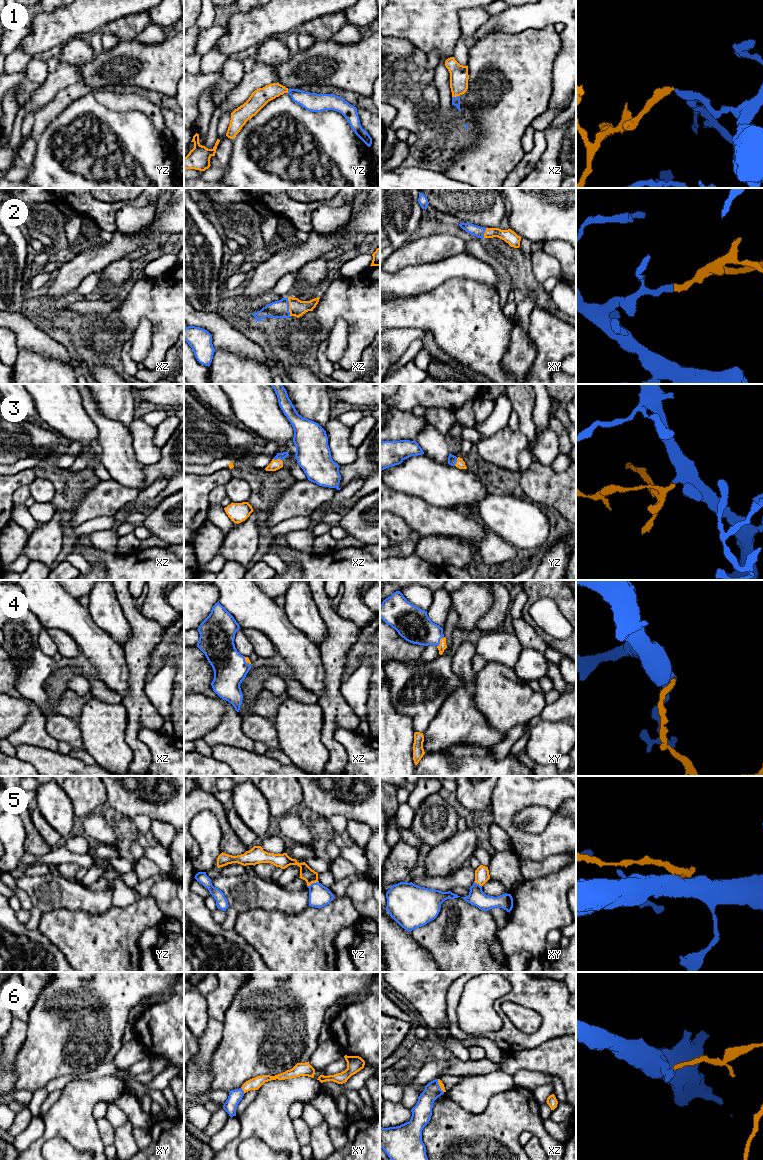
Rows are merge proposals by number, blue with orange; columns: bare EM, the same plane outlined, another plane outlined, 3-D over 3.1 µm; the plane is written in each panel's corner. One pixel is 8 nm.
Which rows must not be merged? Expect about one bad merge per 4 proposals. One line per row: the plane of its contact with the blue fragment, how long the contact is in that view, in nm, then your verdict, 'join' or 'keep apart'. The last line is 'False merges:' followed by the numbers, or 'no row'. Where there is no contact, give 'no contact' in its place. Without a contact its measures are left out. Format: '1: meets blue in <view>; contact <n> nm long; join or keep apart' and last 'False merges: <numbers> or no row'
1: meets blue in xz; contact 70 nm long; join
2: meets blue in xz; contact 150 nm long; join
3: meets blue in xz; contact 70 nm long; join
4: meets blue in xy; contact 100 nm long; join
5: meets blue in yz; contact 100 nm long; join
6: meets blue in xy; contact 60 nm long; keep apart
False merges: 6

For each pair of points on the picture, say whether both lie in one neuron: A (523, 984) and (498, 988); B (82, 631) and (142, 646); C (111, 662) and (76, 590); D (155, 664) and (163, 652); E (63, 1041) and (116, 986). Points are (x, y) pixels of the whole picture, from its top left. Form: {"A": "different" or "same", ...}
{"A": "different", "B": "different", "C": "different", "D": "same", "E": "same"}

